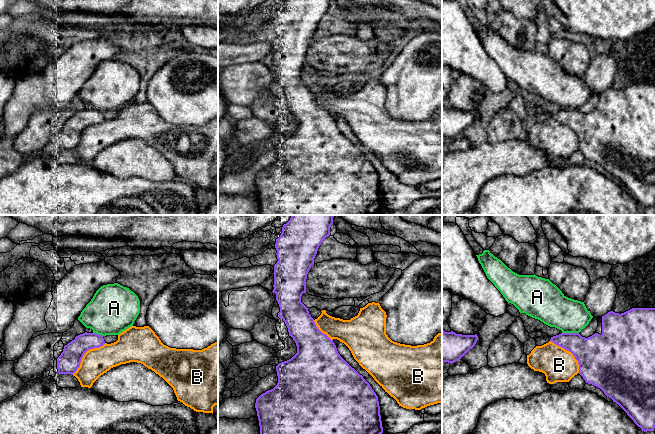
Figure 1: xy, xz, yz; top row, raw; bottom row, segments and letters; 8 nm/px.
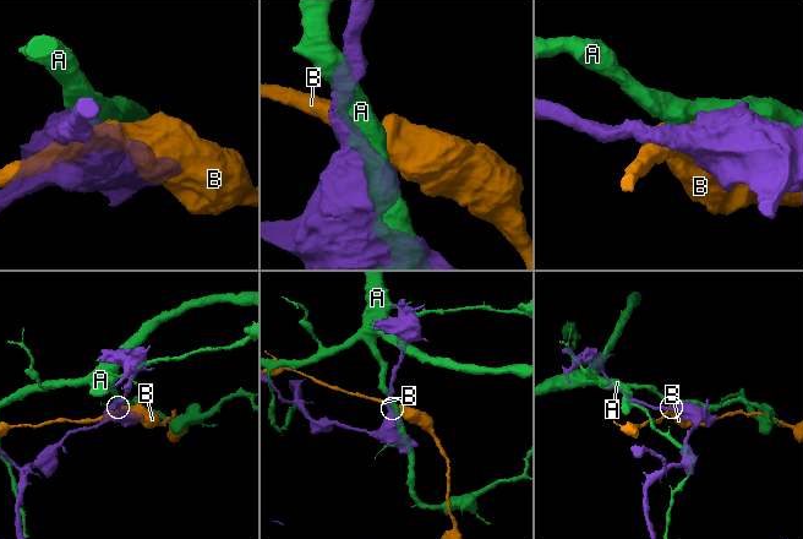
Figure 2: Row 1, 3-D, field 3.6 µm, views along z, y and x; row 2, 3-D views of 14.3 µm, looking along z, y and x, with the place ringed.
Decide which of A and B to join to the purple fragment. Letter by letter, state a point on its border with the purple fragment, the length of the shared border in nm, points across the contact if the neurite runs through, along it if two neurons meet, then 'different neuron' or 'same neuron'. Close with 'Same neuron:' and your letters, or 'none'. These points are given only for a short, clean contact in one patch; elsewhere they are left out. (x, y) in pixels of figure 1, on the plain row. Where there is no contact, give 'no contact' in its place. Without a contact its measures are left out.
A: contact yz (570, 109); length 140 nm; different neuron
B: contact xy (84, 129); length 380 nm; different neuron
Same neuron: none

